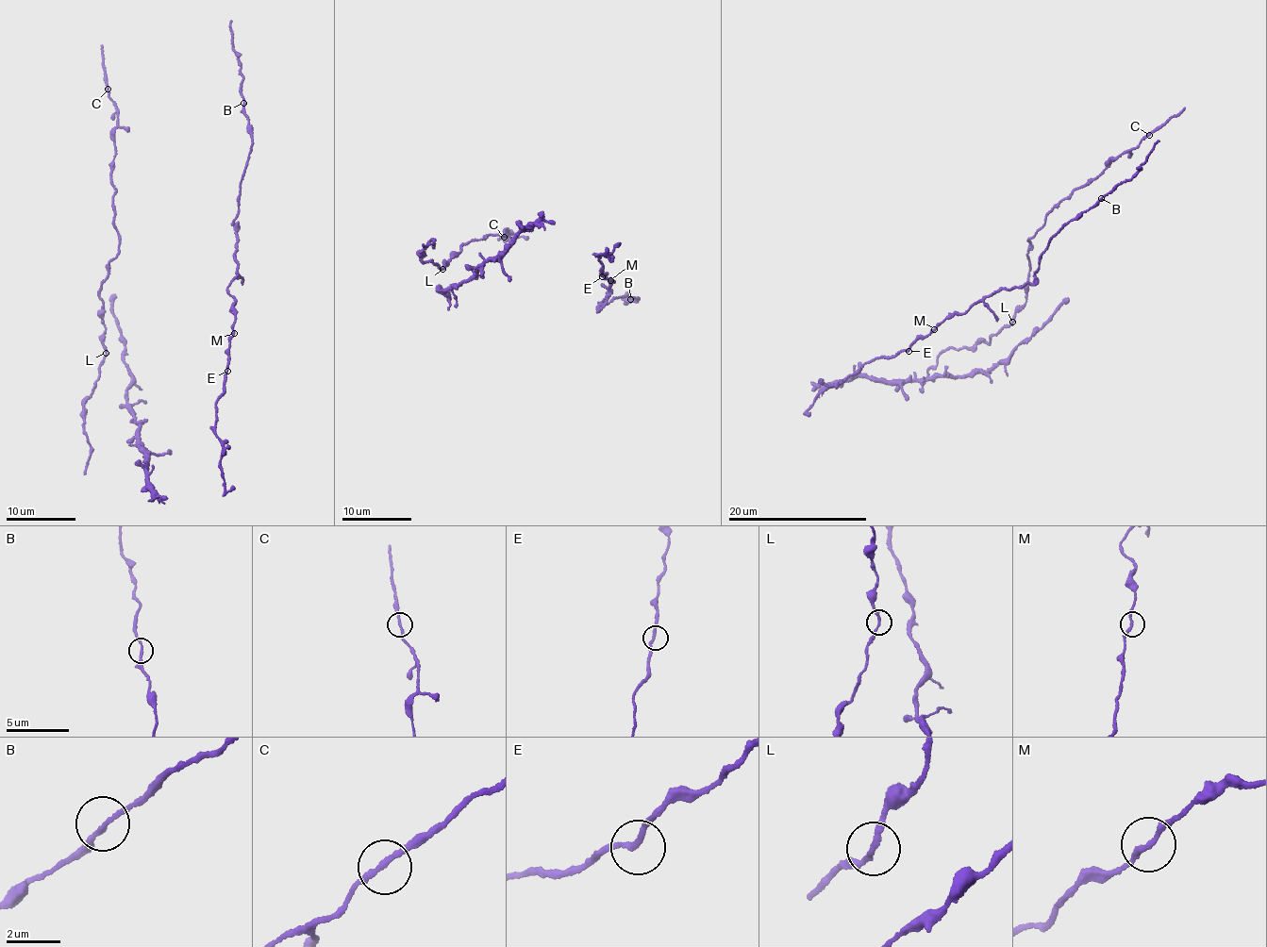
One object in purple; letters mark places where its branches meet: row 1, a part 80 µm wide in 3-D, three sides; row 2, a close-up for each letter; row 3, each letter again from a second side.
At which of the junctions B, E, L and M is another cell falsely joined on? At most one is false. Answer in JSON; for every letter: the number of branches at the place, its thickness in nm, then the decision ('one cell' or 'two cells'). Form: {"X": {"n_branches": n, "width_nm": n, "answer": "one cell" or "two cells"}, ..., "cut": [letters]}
{"B": {"n_branches": 2, "width_nm": 190, "answer": "one cell"}, "E": {"n_branches": 2, "width_nm": 200, "answer": "one cell"}, "L": {"n_branches": 2, "width_nm": 190, "answer": "one cell"}, "M": {"n_branches": 2, "width_nm": 200, "answer": "one cell"}, "cut": []}

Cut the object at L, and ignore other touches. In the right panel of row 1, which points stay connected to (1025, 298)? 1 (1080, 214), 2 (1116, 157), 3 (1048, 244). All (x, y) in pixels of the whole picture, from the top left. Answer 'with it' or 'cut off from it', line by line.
1: cut off from it
2: with it
3: cut off from it

